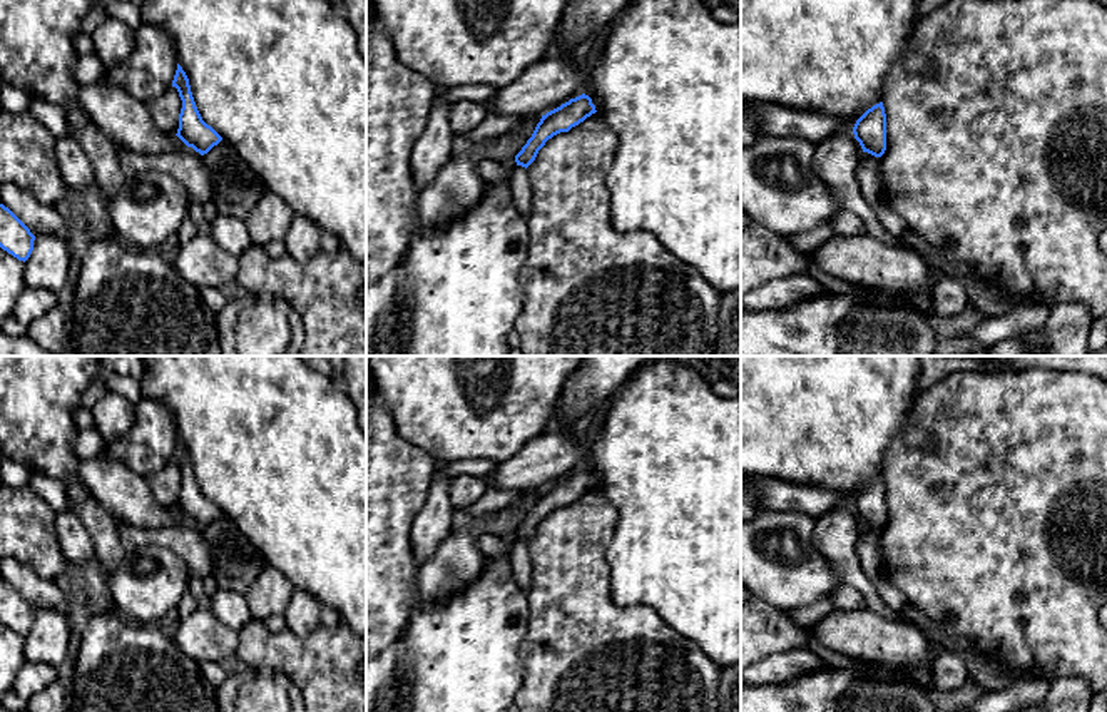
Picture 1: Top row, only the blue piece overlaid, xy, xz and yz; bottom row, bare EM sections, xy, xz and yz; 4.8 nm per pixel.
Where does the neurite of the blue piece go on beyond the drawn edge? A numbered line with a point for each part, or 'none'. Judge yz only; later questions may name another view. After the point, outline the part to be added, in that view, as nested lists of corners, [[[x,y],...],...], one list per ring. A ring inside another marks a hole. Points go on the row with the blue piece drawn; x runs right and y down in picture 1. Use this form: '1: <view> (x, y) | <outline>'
none

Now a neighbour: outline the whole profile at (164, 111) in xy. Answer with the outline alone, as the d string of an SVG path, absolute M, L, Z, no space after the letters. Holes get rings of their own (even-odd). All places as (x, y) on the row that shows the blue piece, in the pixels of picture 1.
M169 87L162 95L144 104L152 124L166 134L177 134L182 100L176 87Z

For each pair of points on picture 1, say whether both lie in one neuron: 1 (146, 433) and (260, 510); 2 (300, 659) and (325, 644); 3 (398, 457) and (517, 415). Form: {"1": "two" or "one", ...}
{"1": "two", "2": "one", "3": "two"}

